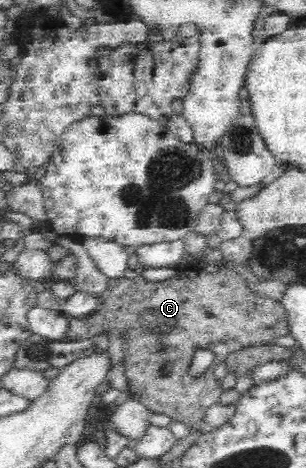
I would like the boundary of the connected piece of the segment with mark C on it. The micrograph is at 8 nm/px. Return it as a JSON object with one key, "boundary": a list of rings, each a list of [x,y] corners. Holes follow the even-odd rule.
{"boundary":[[[221,265],[218,268],[203,268],[199,269],[196,267],[179,268],[177,269],[176,275],[167,280],[149,282],[144,277],[139,275],[135,279],[128,279],[127,277],[110,278],[108,287],[100,294],[97,295],[97,310],[89,316],[89,318],[73,318],[69,322],[69,334],[67,334],[67,341],[80,341],[88,339],[89,337],[98,336],[106,332],[107,334],[113,331],[121,331],[125,333],[127,337],[127,349],[122,359],[125,364],[125,376],[127,381],[130,383],[131,394],[135,399],[138,399],[147,409],[150,414],[157,416],[164,415],[168,417],[171,422],[181,422],[188,427],[198,425],[206,414],[206,410],[213,405],[217,405],[220,400],[221,394],[224,392],[221,383],[215,380],[213,372],[221,362],[226,360],[226,356],[234,350],[249,346],[249,345],[264,345],[271,342],[275,342],[276,338],[289,335],[288,320],[286,319],[286,312],[284,306],[279,299],[273,299],[259,295],[249,288],[249,284],[246,279],[241,278],[239,273],[236,273],[232,269],[227,269]],[[199,350],[209,350],[213,352],[214,360],[213,364],[197,378],[193,378],[189,372],[191,372],[191,364],[193,364],[193,356],[195,352]]]}

